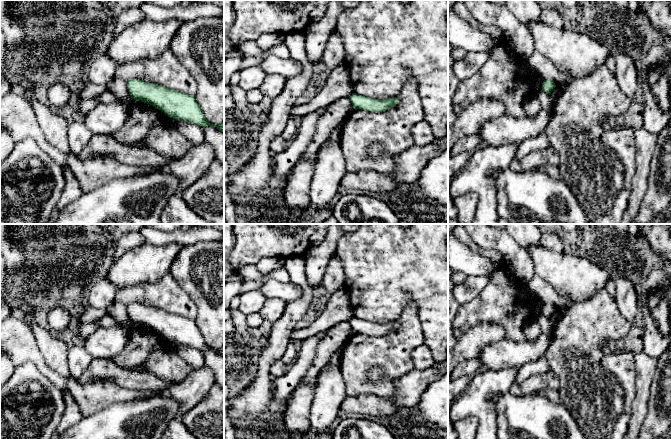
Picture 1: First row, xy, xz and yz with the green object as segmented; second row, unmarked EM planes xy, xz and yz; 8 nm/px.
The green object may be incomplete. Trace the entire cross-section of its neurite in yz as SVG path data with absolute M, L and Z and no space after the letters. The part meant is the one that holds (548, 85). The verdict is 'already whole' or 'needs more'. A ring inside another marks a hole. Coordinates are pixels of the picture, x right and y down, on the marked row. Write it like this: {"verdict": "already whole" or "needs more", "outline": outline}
{"verdict": "already whole", "outline": "M544 80L542 83L542 91L546 92L547 94L551 94L553 89L556 87L554 81L552 80Z"}

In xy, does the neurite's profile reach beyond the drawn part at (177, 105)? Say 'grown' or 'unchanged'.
unchanged

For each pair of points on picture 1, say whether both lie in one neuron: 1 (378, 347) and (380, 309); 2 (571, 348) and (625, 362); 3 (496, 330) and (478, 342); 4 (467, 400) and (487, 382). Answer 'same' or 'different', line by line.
1: different
2: same
3: same
4: same

